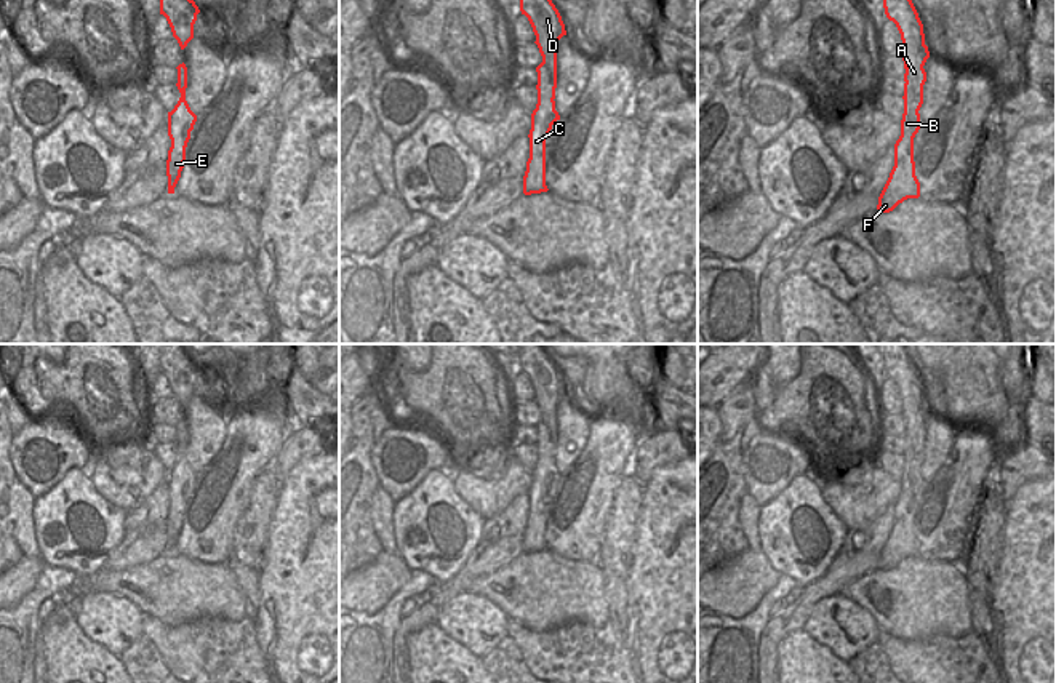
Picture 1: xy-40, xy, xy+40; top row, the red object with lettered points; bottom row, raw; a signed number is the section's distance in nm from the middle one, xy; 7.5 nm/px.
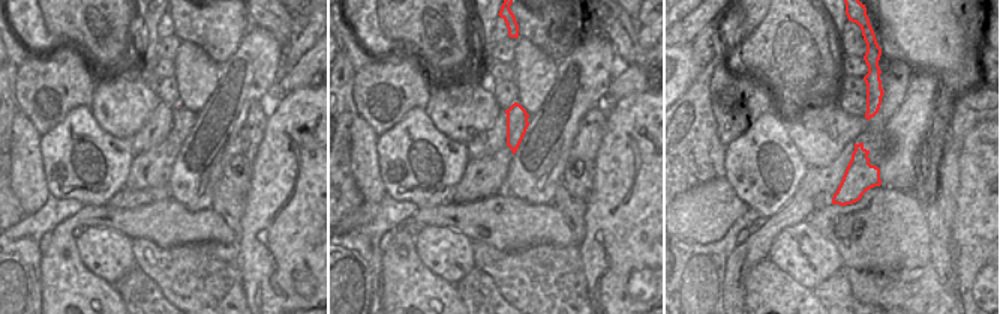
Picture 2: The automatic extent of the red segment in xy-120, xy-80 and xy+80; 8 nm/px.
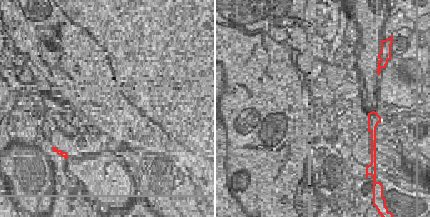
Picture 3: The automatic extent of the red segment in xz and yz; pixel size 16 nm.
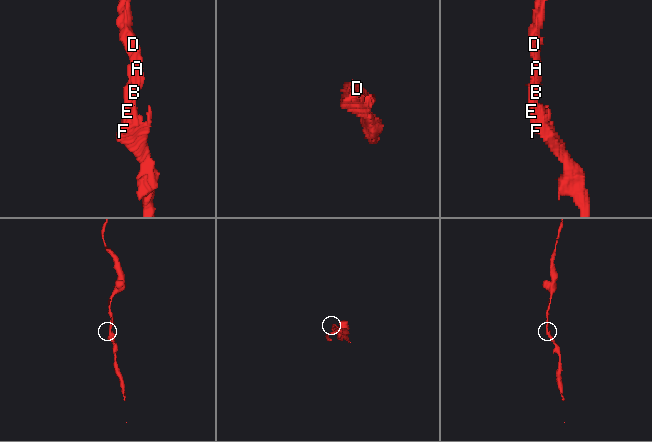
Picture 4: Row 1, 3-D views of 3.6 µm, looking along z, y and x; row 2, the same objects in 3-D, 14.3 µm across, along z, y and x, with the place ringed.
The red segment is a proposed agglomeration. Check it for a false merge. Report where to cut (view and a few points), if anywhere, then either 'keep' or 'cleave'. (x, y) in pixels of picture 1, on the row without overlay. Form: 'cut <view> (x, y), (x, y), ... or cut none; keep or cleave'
cut none; keep

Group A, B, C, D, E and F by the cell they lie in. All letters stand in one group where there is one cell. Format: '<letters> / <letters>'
A B C D E F

